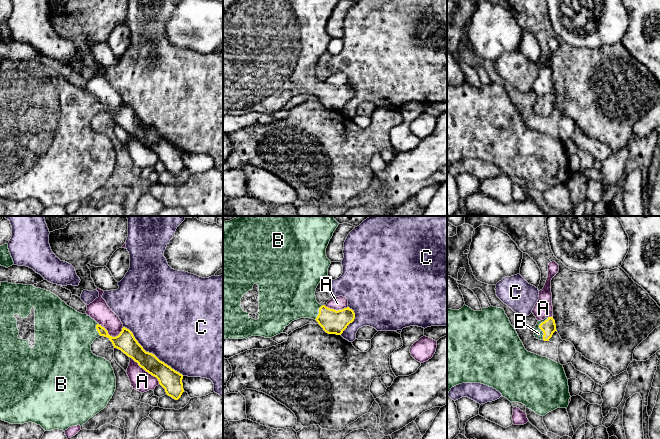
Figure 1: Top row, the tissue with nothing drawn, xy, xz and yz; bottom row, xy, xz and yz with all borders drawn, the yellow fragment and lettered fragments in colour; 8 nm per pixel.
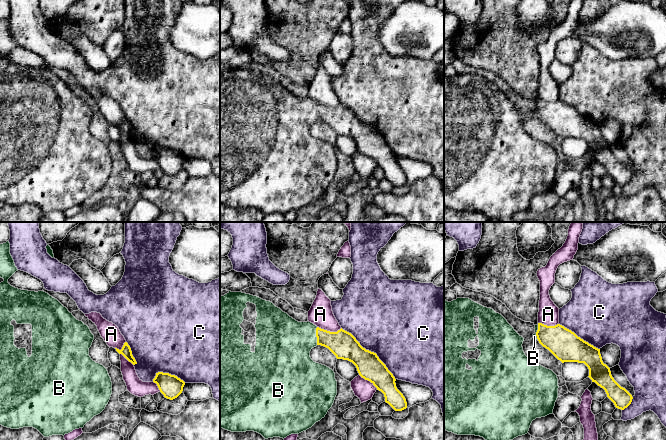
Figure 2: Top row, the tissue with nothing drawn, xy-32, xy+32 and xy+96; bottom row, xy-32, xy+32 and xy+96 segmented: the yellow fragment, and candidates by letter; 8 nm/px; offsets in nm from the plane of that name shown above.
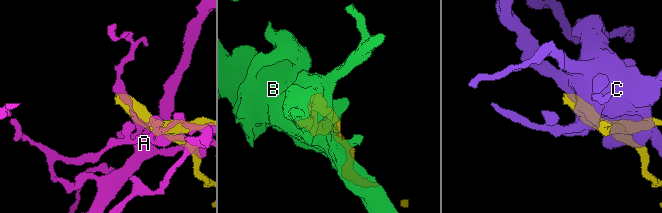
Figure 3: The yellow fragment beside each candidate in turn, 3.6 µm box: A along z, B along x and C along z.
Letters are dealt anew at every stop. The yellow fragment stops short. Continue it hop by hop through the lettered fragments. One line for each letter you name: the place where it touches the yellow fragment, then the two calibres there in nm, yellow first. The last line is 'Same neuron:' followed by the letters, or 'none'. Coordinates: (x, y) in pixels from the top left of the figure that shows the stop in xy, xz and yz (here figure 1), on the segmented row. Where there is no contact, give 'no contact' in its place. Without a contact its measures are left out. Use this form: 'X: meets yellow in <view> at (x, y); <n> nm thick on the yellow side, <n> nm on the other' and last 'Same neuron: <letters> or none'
B: meets yellow in yz at (539, 327); 120 nm thick on the yellow side, 80 nm on the other
Same neuron: B

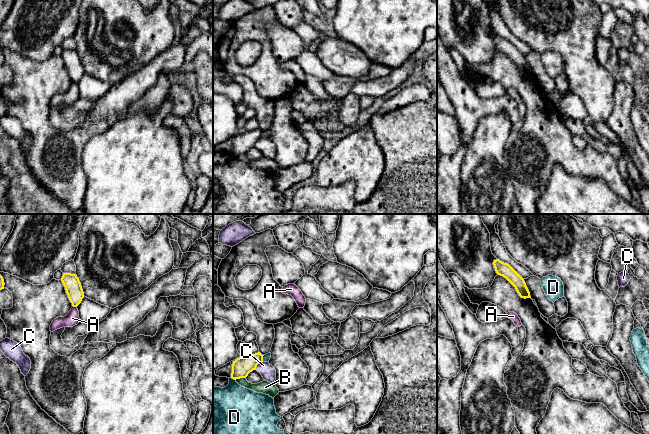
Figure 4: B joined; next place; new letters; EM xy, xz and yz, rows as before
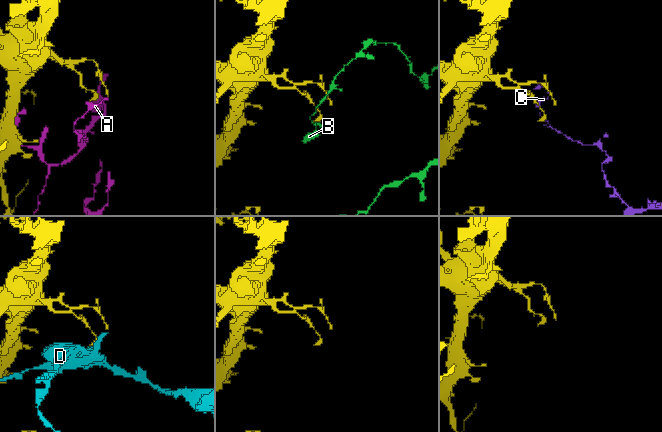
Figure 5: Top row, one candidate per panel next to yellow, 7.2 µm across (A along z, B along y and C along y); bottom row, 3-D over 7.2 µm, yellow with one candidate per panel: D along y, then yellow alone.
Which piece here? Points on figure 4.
Same neuron: none

